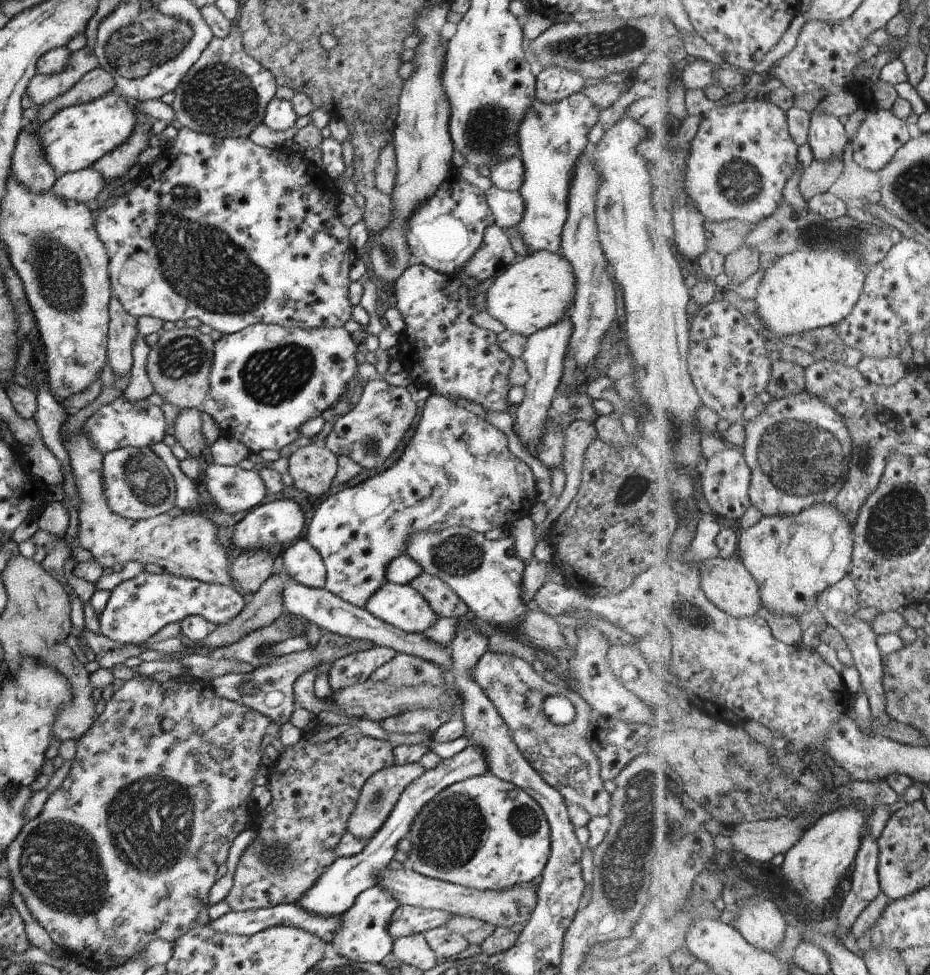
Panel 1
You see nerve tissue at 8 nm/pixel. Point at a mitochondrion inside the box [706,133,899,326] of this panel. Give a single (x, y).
(739, 182)

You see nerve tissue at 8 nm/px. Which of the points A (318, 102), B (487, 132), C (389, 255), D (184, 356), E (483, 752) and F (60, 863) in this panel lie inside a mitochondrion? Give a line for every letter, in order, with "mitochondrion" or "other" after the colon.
A: other
B: mitochondrion
C: mitochondrion
D: mitochondrion
E: other
F: mitochondrion

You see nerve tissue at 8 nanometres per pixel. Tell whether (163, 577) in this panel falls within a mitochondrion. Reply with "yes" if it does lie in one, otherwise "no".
no

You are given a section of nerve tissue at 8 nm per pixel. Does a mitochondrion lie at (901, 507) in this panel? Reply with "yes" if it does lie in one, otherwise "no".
yes

